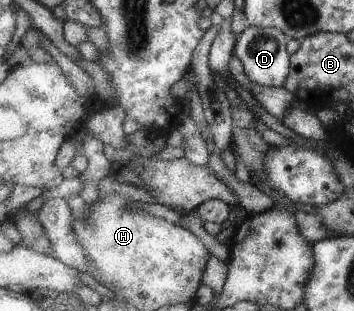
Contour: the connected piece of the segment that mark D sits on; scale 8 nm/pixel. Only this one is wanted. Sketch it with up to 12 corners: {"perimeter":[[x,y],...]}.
{"perimeter":[[246,25],[235,55],[253,86],[285,86],[290,38]]}

